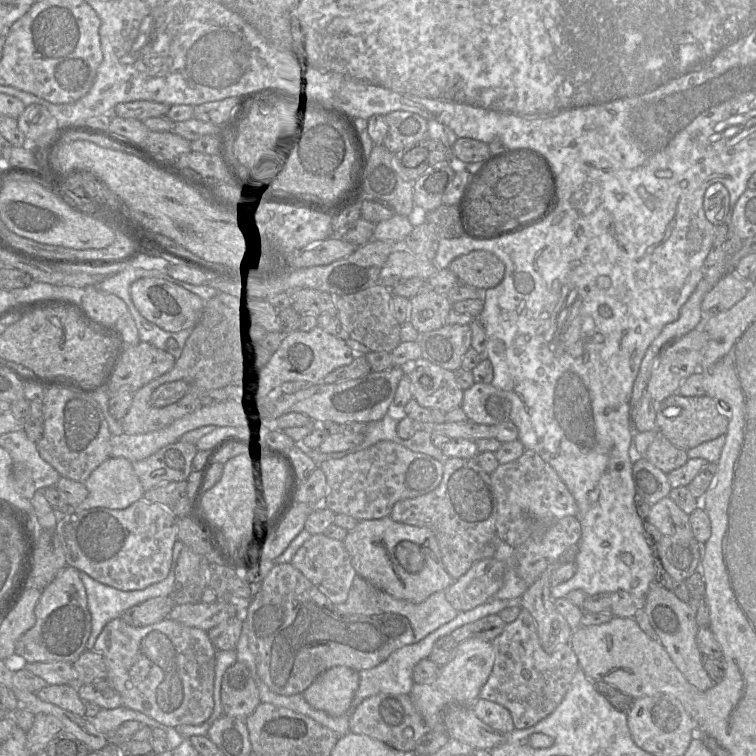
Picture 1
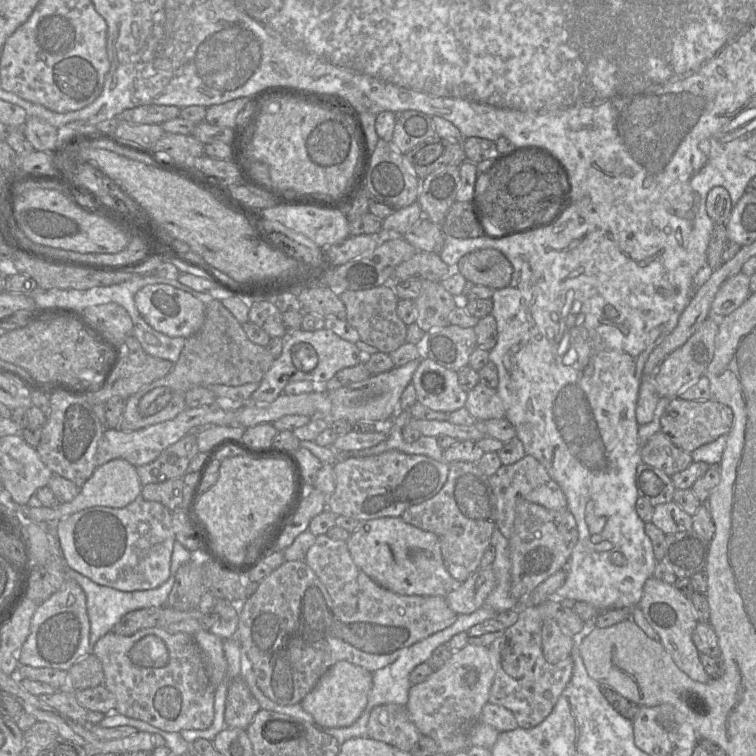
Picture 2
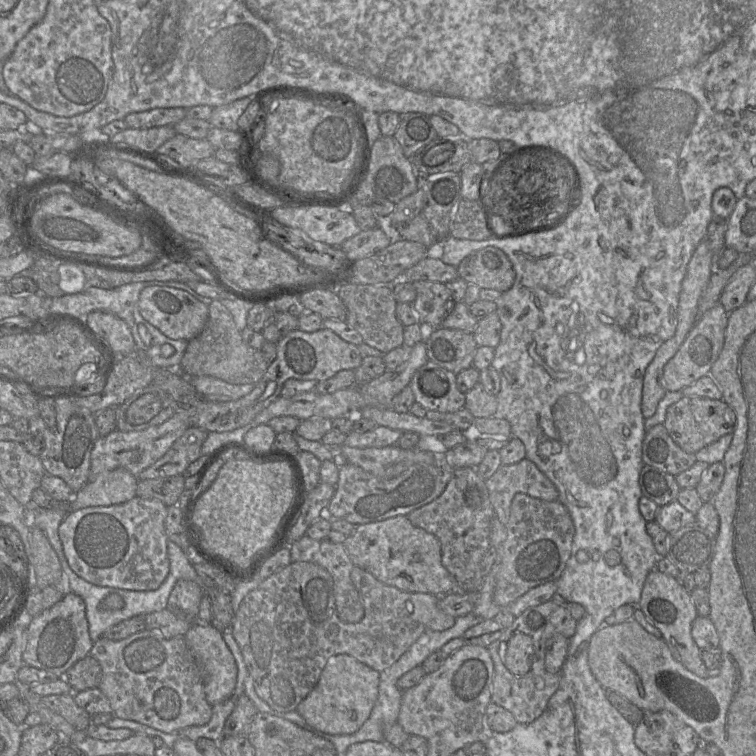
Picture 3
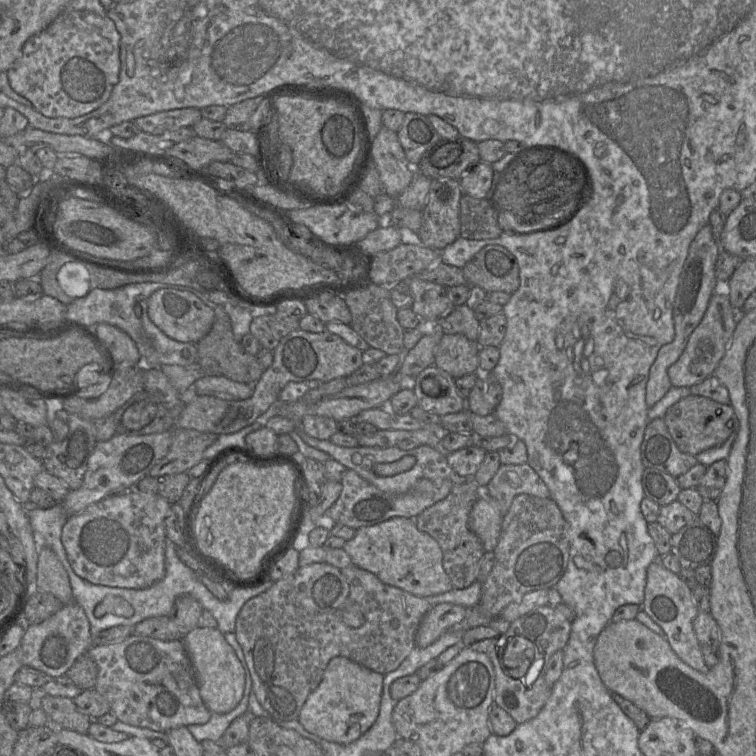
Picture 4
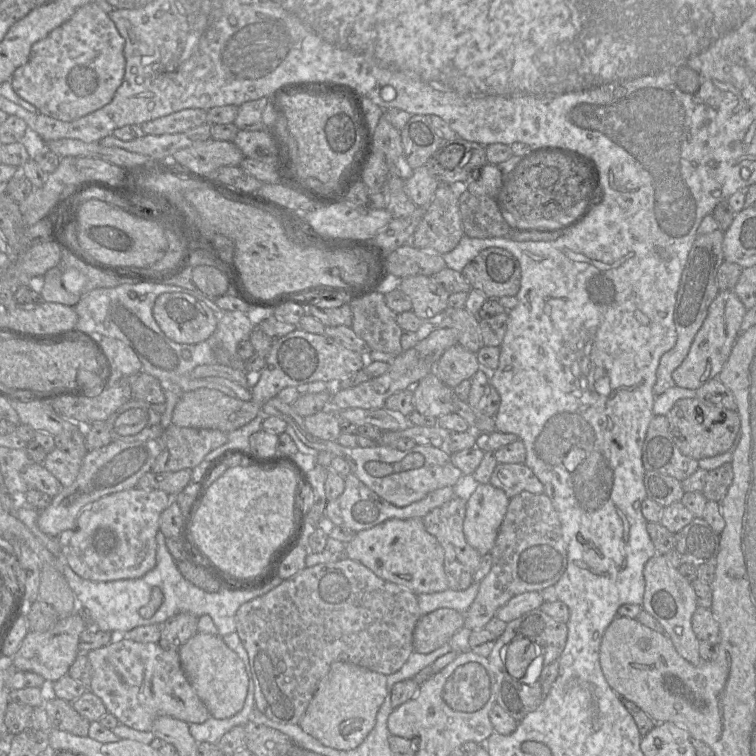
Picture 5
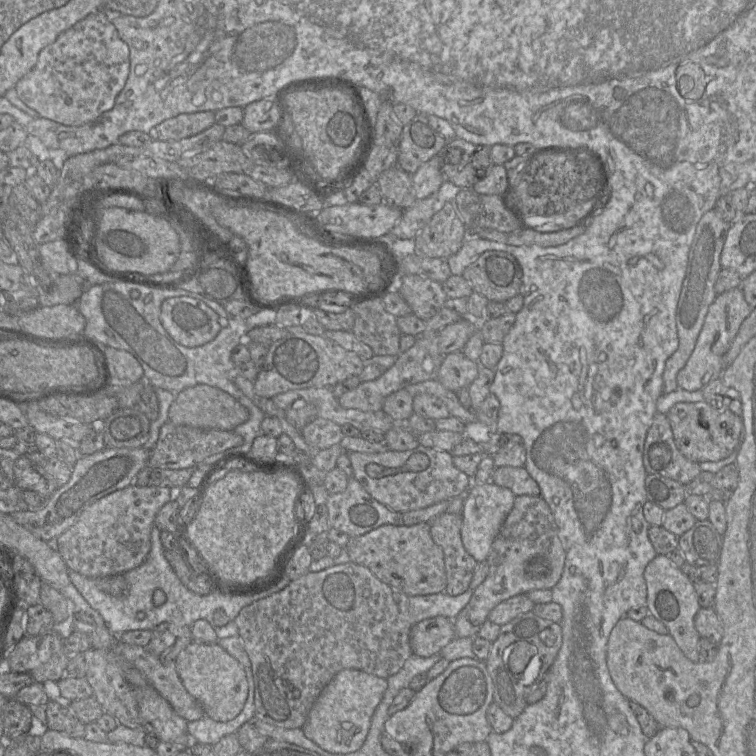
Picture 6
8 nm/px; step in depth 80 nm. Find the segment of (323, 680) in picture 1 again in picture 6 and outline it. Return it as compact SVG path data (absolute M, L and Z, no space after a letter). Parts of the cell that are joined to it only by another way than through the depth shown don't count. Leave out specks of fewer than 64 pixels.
M357 669L341 670L324 687L313 704L302 727L305 736L322 749L334 754L348 754L359 750L387 687L385 678Z

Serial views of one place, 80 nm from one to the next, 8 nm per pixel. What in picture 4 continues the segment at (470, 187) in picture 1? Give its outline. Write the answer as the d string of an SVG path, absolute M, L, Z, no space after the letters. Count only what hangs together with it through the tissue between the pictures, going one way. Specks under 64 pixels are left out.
M527 148L523 152L516 154L516 157L510 162L508 166L506 166L501 175L500 173L494 173L493 183L492 183L492 190L494 189L494 191L492 197L490 198L490 201L494 209L497 211L497 220L498 220L498 211L508 211L521 224L539 223L541 222L542 219L552 214L553 212L557 211L562 206L570 202L572 199L576 200L581 199L581 205L584 205L582 204L582 190L584 189L586 183L587 183L586 167L576 156L569 154L565 151L558 150L556 148Z

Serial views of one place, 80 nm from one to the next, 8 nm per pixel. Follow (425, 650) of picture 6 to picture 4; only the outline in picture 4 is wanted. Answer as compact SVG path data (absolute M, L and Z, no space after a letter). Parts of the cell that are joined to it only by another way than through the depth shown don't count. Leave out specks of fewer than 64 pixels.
M439 603L431 607L418 626L416 646L425 648L431 645L450 627L463 622L467 615L468 609L461 605Z

